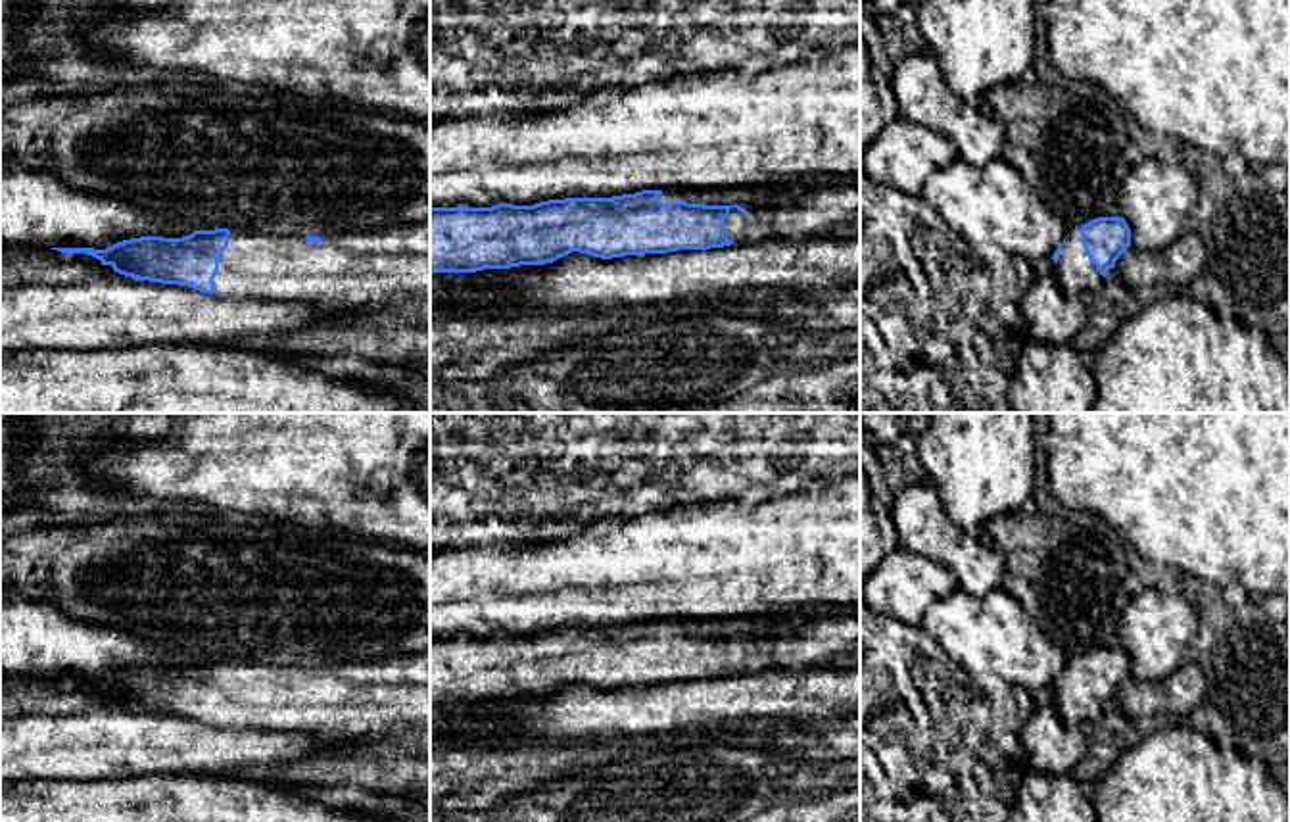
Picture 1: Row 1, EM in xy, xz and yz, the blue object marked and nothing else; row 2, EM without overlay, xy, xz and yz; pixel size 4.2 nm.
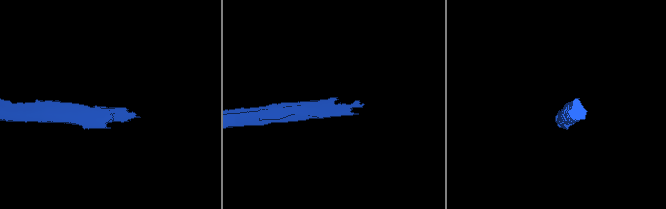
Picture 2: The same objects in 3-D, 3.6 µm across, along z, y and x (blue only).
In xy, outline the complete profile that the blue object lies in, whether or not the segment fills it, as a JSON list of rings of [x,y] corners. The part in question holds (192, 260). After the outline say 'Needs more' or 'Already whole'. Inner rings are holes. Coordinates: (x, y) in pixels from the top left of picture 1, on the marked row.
[[[430,221],[380,232],[346,230],[322,236],[275,236],[227,227],[194,230],[182,238],[140,236],[106,250],[52,250],[92,255],[115,273],[138,280],[188,286],[221,298],[305,302],[324,311],[363,307],[395,294],[430,294]]]. Needs more

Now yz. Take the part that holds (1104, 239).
[[[1098,217],[1067,229],[1054,252],[1056,278],[1069,298],[1088,300],[1102,288],[1102,277],[1131,248],[1131,229],[1123,217]]]. Needs more

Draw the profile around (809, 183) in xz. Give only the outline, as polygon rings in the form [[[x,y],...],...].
[[[804,173],[791,175],[785,179],[774,179],[762,186],[735,186],[735,188],[718,188],[718,190],[693,190],[687,194],[687,204],[705,204],[705,206],[735,206],[737,202],[762,202],[764,196],[770,196],[776,190],[791,194],[814,194],[827,188],[833,182],[843,182],[852,177],[835,177],[827,173]]]

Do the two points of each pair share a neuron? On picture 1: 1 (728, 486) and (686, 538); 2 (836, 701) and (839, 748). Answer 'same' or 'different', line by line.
1: different
2: different

